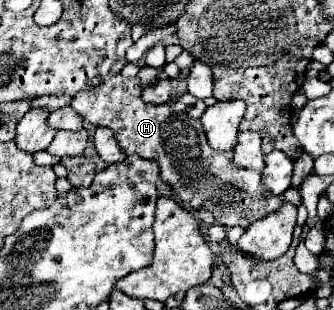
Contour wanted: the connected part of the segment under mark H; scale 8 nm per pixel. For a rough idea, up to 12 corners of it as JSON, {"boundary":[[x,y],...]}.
{"boundary":[[110,77],[70,107],[156,161],[190,211],[250,227],[282,195],[200,121],[142,101],[140,79]]}

